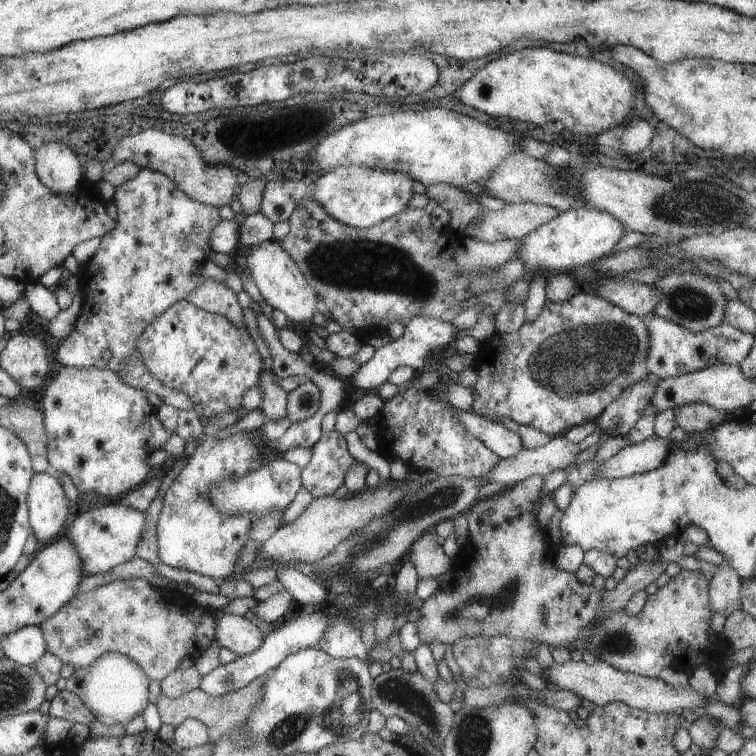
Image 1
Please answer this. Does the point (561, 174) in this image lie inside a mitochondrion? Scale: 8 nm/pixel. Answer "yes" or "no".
no

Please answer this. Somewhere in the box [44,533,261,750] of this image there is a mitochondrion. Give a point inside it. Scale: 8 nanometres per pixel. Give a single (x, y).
(240, 711)

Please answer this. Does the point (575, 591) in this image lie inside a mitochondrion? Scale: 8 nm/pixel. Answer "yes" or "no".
no

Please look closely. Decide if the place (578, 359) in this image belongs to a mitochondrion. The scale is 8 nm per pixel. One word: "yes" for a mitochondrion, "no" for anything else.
yes

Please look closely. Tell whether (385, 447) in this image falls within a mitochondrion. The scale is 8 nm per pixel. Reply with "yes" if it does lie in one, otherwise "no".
no

